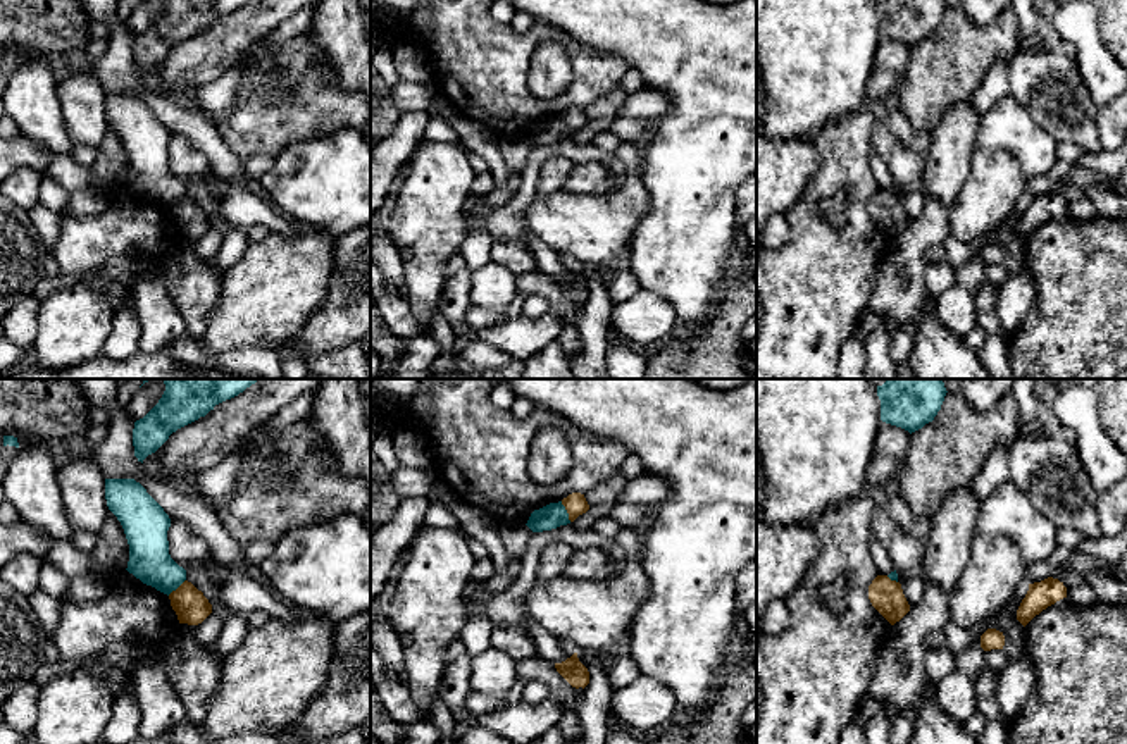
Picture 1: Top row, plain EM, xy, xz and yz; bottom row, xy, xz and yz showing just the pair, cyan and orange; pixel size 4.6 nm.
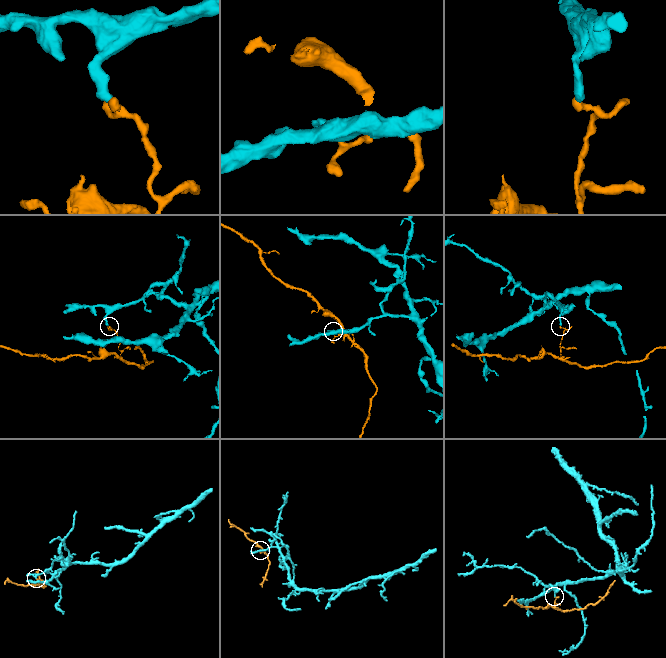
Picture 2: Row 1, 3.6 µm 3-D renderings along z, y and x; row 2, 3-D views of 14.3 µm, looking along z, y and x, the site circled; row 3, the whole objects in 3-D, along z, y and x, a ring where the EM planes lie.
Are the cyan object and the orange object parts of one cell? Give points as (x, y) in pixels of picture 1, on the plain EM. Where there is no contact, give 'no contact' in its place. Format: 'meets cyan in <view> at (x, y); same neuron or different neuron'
meets cyan in xz at (566, 126); different neuron

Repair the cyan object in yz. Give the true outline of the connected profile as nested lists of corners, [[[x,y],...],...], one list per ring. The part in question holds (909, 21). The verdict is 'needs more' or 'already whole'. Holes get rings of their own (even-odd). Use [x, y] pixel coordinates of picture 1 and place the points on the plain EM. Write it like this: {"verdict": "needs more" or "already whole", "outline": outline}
{"verdict": "already whole", "outline": [[[877,0],[881,34],[912,48],[934,34],[946,7],[944,0]]]}

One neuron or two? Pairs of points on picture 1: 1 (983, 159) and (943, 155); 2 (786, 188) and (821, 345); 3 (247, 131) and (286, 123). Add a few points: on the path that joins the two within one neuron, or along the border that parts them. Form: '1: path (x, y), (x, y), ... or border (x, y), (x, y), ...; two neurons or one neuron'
1: border (977, 147), (971, 157), (971, 173), (957, 195); two neurons
2: border (815, 176), (786, 212); two neurons
3: path (257, 126), (261, 123), (276, 123); one neuron

